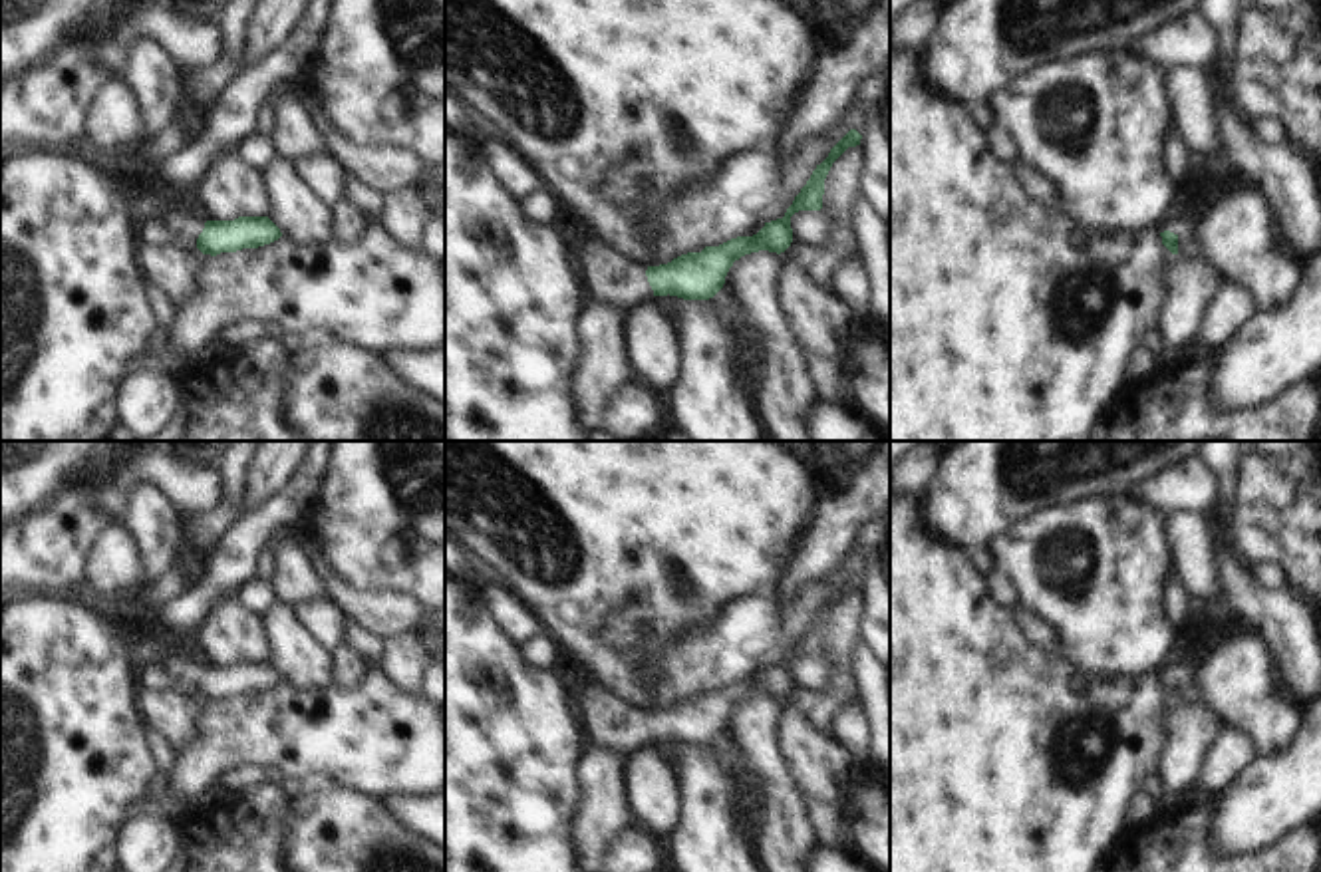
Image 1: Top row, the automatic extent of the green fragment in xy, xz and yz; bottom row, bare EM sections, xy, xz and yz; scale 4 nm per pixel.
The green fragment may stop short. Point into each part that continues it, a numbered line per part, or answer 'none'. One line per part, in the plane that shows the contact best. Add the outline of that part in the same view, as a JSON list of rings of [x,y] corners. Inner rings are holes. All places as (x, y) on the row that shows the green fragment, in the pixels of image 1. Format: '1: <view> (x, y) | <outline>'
1: yz (1188, 245) | [[[1166,220],[1160,232],[1170,230],[1178,236],[1180,256],[1204,256],[1196,230],[1186,220]]]

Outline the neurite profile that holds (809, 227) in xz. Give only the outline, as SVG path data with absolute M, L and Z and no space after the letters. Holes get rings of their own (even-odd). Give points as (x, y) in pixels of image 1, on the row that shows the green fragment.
M799 211L791 217L793 238L799 244L826 248L830 218L822 211Z

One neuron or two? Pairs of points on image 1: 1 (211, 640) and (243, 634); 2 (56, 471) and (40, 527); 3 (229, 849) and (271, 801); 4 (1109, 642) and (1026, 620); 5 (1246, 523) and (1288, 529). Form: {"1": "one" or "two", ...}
{"1": "one", "2": "two", "3": "one", "4": "two", "5": "one"}

